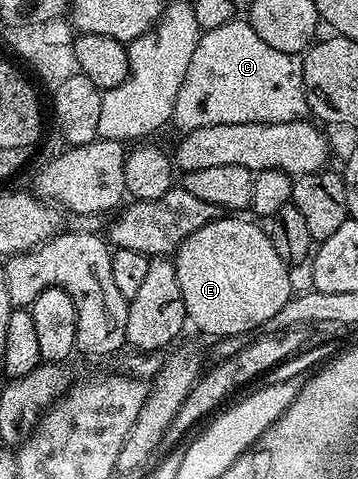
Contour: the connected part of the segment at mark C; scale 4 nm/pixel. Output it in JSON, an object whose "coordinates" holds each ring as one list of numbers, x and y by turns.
{"coordinates":[[234,18,215,30,202,32,187,74,183,74,183,86,175,94,172,127,182,128,182,133,193,132,203,126,220,126,229,123,290,123,306,115,303,90,303,59,295,53,284,53,267,46,248,19]]}

